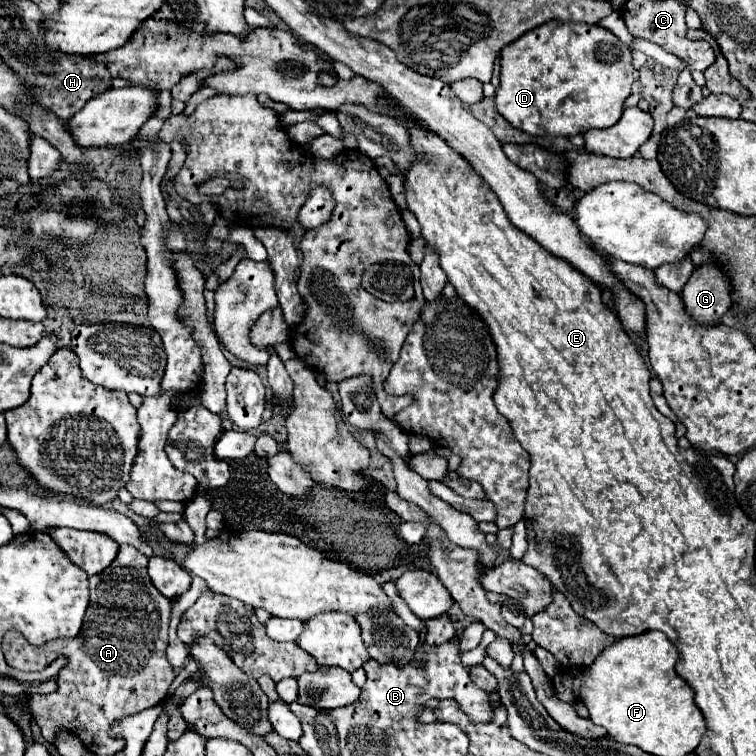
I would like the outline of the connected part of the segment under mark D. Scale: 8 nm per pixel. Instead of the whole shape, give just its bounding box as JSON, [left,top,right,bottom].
[495,21,635,137]

